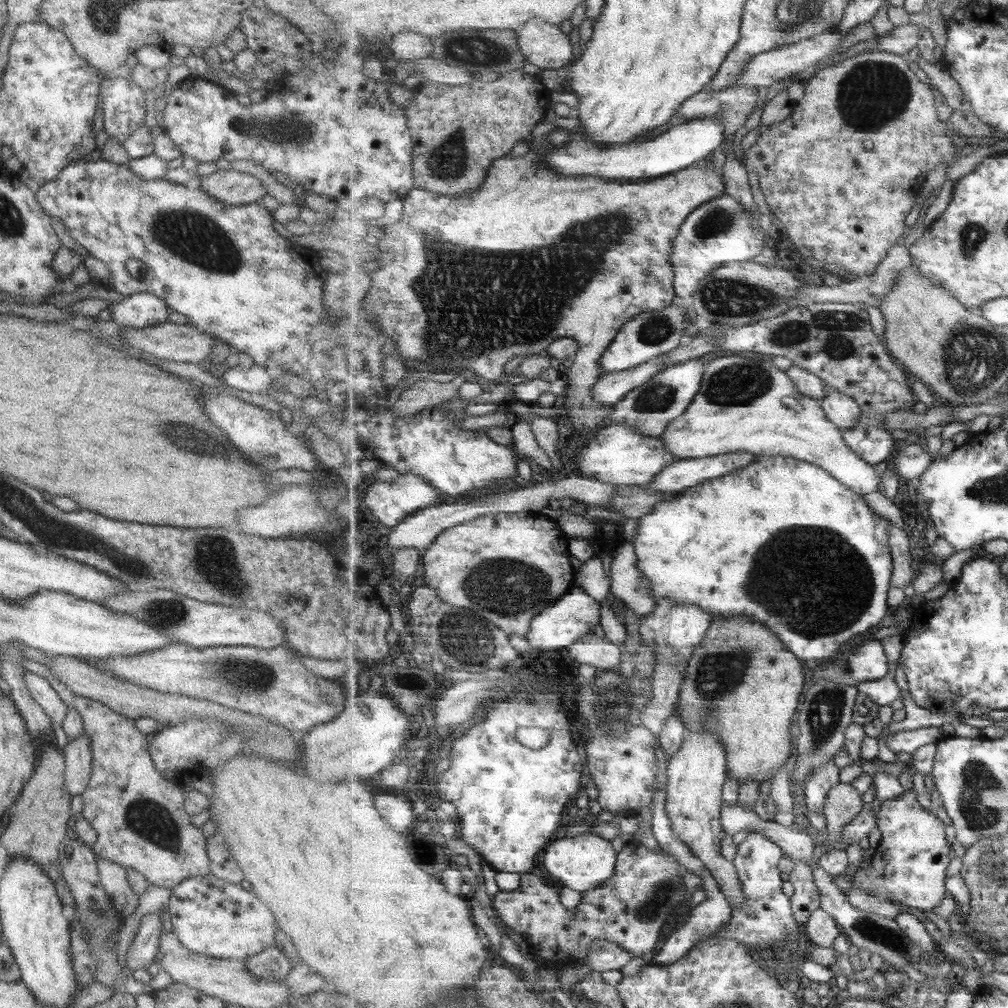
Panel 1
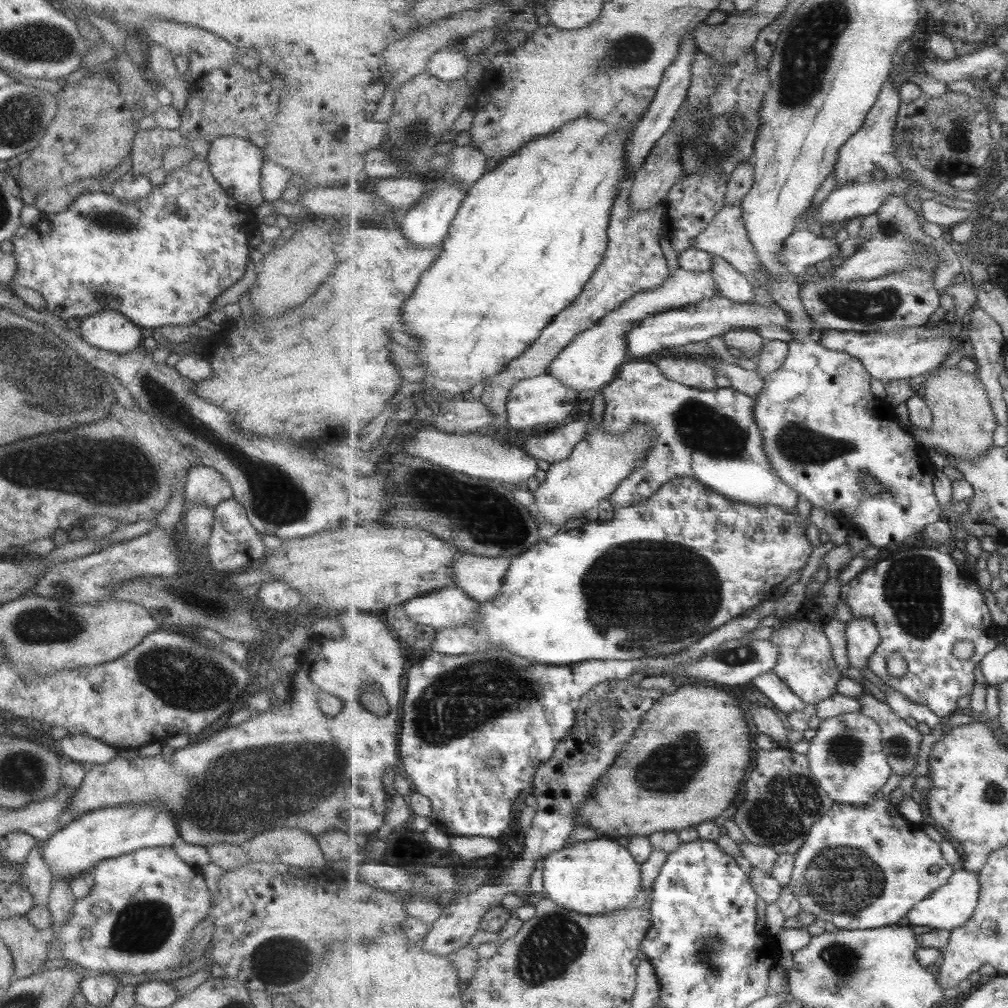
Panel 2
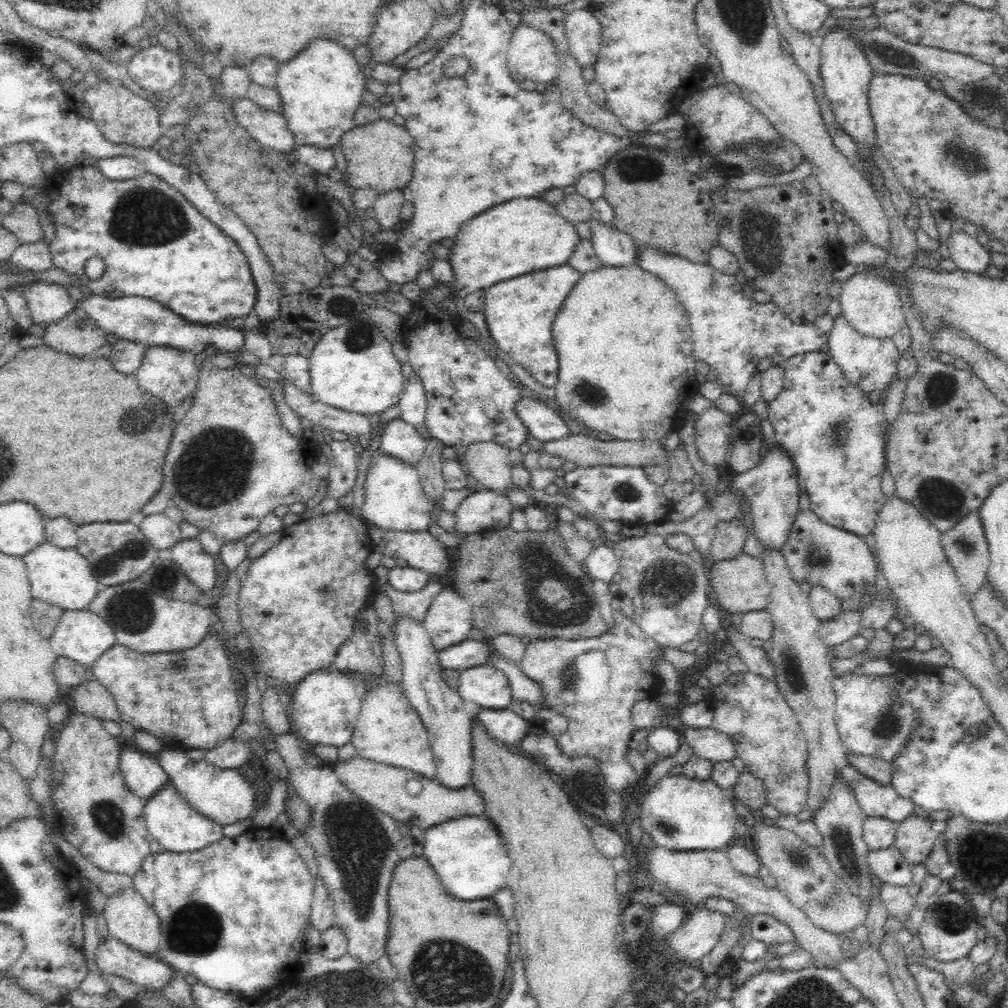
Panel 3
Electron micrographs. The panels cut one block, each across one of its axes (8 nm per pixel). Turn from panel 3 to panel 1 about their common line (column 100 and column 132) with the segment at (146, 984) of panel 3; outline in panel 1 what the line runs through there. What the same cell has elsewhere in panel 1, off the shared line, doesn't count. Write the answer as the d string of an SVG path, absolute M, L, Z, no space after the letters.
M158 912L141 916L140 927L125 954L125 968L128 971L146 969L157 960L159 935L163 932Z

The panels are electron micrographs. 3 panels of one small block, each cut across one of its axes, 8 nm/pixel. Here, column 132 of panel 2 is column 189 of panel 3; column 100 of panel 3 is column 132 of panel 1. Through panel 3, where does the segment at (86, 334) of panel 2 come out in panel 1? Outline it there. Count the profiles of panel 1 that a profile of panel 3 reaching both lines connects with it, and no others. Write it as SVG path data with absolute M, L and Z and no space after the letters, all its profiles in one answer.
M136 292L108 305L111 320L119 327L143 328L164 323L169 308L163 300L148 292Z

